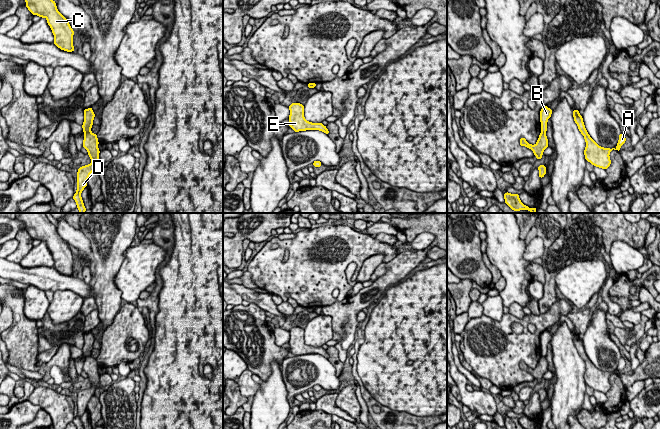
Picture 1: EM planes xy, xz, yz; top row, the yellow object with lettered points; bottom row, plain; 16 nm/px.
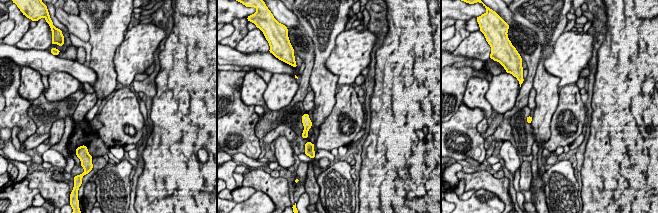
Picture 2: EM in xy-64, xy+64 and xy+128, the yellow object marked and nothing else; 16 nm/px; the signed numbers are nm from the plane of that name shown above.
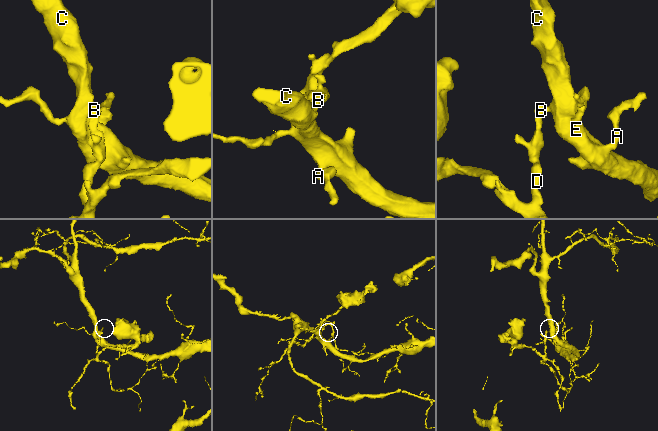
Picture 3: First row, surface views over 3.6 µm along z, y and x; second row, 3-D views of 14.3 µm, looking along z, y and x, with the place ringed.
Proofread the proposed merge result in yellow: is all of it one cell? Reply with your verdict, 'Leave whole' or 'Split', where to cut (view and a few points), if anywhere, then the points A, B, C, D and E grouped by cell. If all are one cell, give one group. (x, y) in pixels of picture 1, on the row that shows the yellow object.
Split. Split along xy (90, 131), (85, 134). Groups: A B C E / D

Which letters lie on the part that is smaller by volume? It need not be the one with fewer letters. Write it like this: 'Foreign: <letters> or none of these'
Foreign: D

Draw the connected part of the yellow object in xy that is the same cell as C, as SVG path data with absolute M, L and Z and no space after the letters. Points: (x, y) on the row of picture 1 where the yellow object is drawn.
M25 0L26 7L33 14L45 17L54 35L54 44L61 50L72 52L74 31L67 19L58 11L53 0Z

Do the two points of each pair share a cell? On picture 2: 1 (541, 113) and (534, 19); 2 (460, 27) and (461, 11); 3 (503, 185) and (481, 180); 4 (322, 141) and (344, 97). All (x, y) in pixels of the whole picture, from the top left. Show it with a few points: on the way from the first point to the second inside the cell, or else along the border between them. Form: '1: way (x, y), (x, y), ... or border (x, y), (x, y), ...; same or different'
1: way (543, 90), (541, 60), (546, 52), (546, 42); same
2: border (456, 19), (465, 21); different
3: way (498, 185), (493, 185), (486, 180); same
4: way (330, 130), (332, 121), (341, 108); same

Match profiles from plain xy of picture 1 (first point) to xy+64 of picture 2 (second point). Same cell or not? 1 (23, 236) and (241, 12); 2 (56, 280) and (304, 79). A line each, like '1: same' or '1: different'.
1: different
2: different

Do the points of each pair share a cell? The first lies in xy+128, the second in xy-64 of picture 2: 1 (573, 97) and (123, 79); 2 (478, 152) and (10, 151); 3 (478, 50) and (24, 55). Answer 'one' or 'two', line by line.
1: two
2: two
3: two

